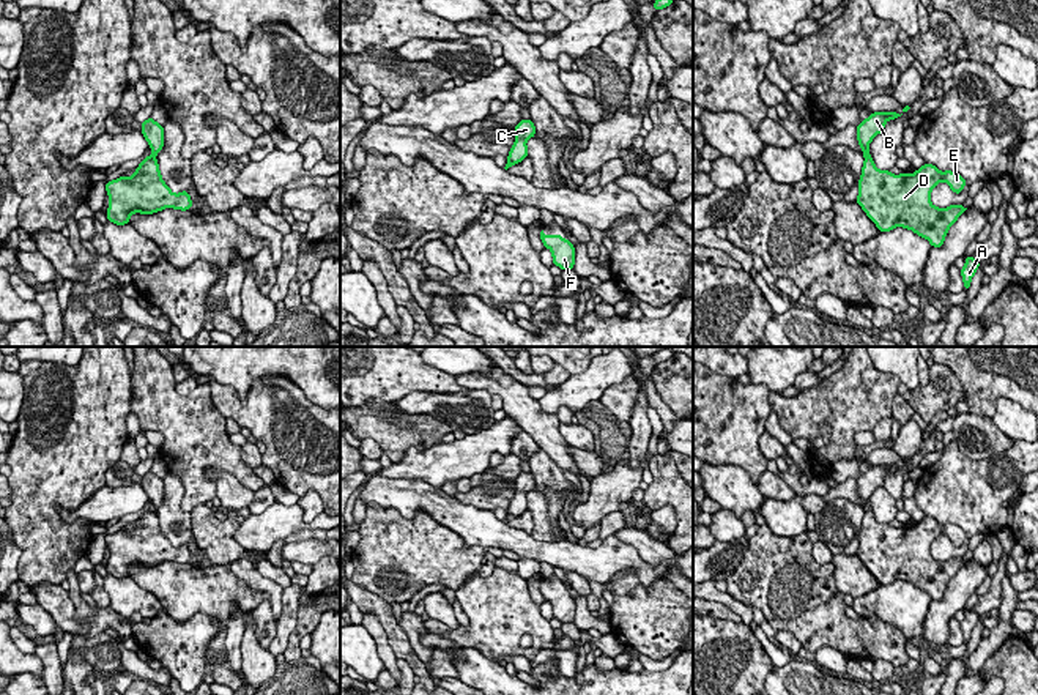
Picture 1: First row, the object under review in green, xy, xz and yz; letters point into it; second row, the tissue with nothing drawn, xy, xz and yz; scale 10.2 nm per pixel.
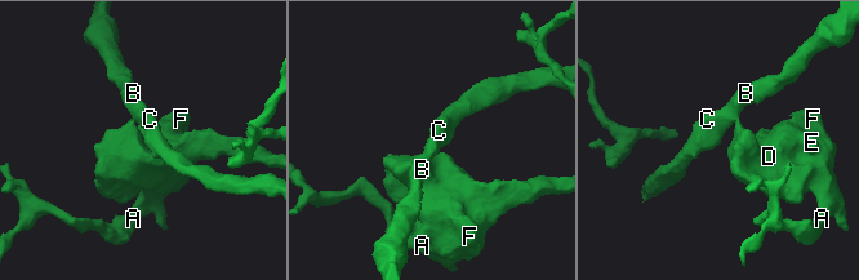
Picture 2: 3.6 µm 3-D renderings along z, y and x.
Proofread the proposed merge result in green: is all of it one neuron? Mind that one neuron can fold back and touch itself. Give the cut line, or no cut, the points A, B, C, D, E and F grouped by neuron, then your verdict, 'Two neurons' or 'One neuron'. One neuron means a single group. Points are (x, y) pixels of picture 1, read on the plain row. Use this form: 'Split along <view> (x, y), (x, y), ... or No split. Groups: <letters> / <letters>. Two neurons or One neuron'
Split along yz (867, 503), (863, 508). Groups: A D E F / B C. Two neurons

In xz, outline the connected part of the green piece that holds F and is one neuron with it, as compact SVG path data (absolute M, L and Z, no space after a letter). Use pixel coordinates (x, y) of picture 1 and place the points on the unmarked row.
M540 585L540 593L545 600L551 604L553 616L561 623L573 623L575 618L575 599L564 593L562 588L545 588Z

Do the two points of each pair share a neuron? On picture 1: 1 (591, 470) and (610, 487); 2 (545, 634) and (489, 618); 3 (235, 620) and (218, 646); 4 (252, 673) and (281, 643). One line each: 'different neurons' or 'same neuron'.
1: different neurons
2: same neuron
3: different neurons
4: different neurons

